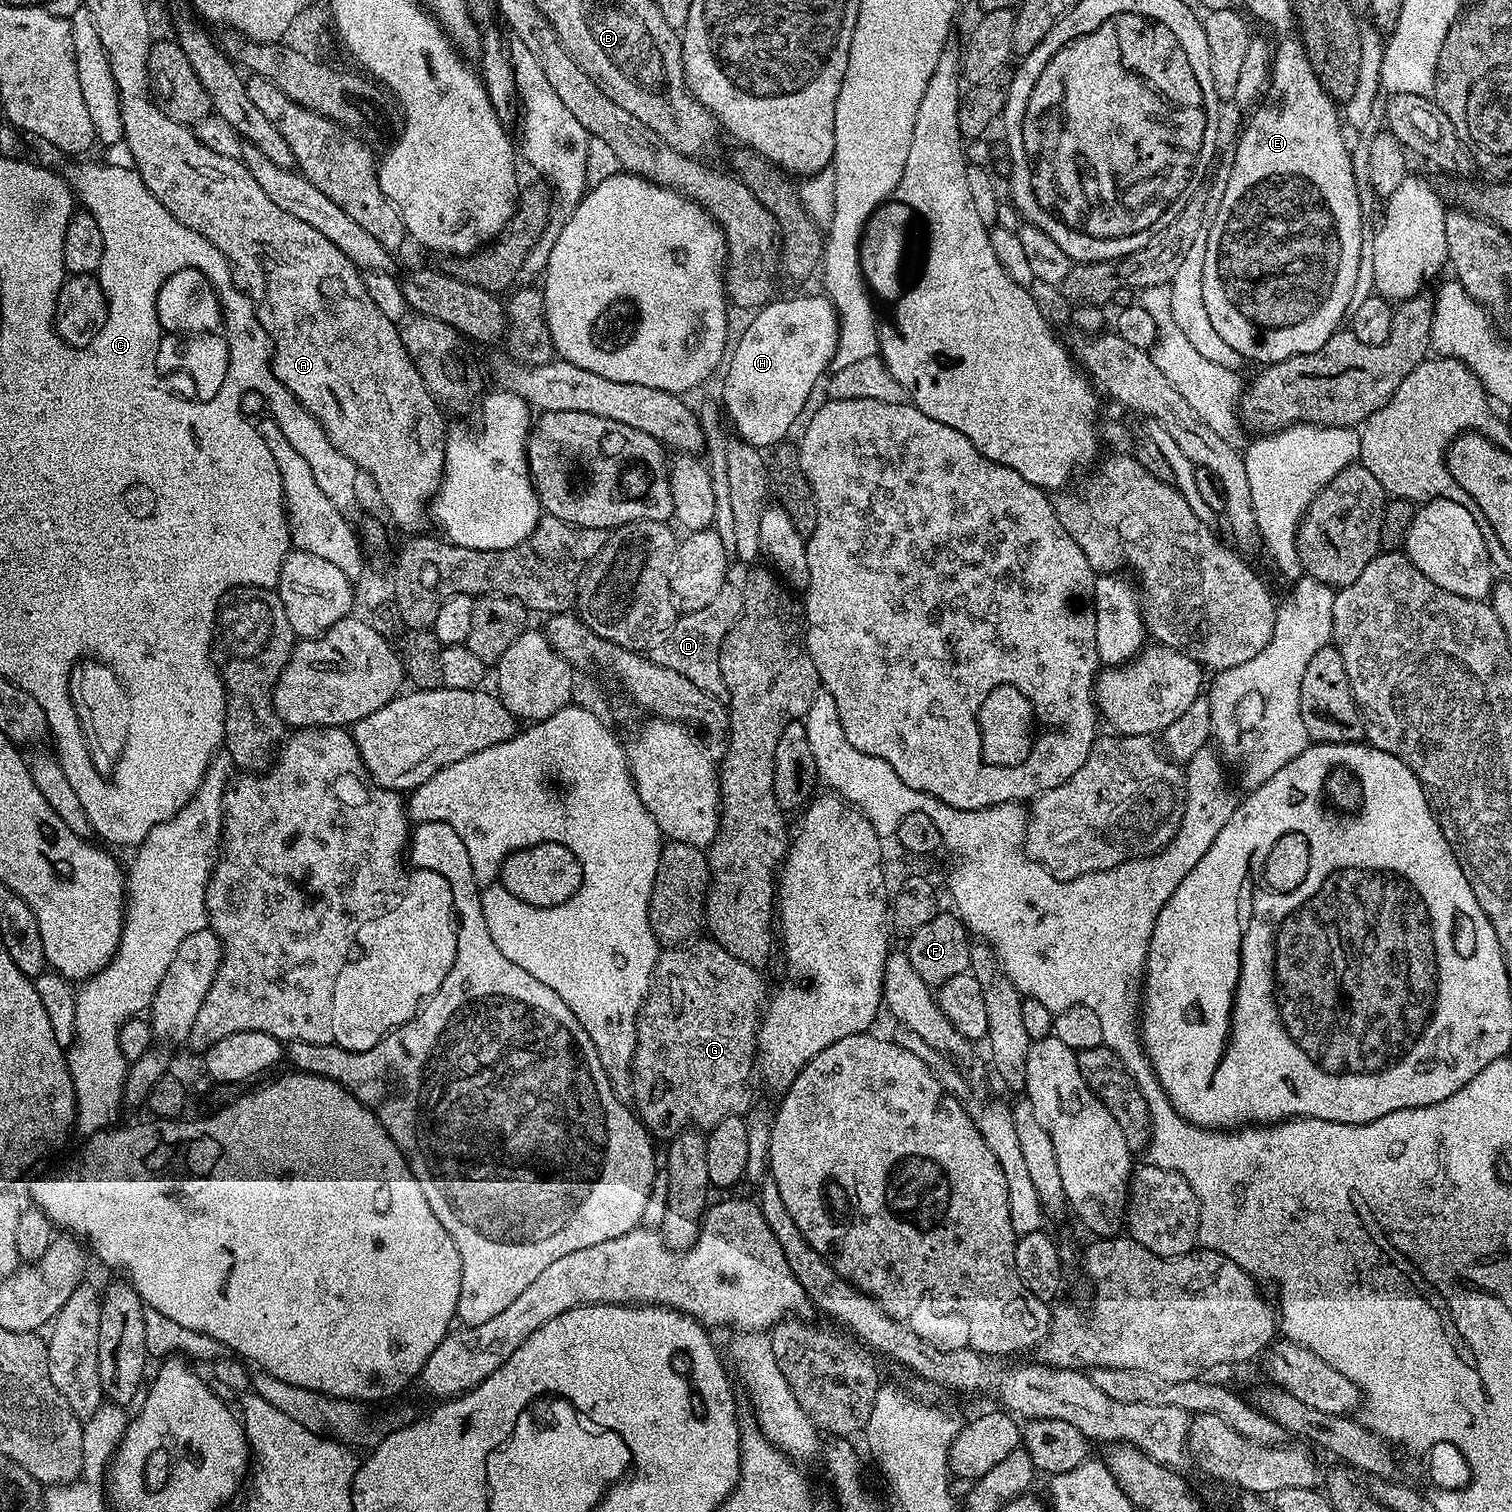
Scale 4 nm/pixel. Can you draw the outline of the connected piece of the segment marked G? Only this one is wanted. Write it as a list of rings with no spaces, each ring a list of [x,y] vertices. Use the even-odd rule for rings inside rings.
[[[703,939],[657,955],[652,985],[636,1016],[636,1049],[630,1073],[632,1096],[636,1099],[634,1108],[640,1123],[661,1142],[691,1128],[710,1129],[722,1118],[744,1116],[752,1104],[756,1030],[760,1027],[766,988],[764,992],[764,984],[756,973],[759,971],[753,965],[734,958],[721,944]]]

